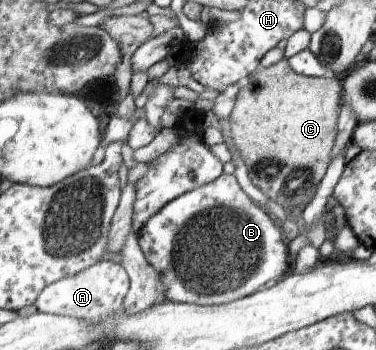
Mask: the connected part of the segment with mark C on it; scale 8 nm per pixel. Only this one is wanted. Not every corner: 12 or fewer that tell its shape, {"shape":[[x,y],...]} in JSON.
{"shape":[[285,56],[241,83],[229,126],[283,208],[327,172],[343,87]]}

